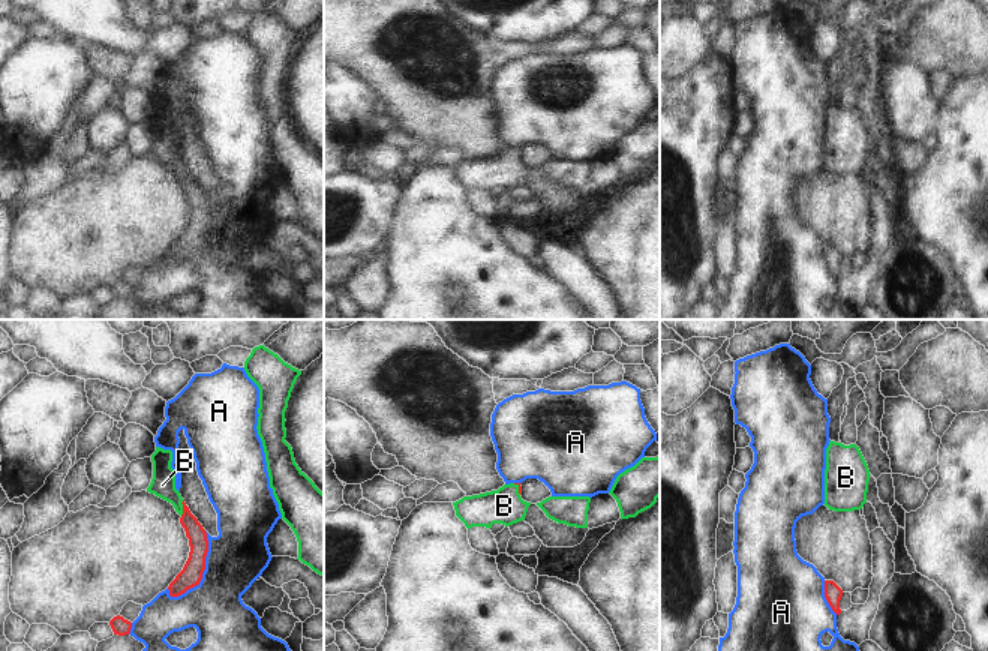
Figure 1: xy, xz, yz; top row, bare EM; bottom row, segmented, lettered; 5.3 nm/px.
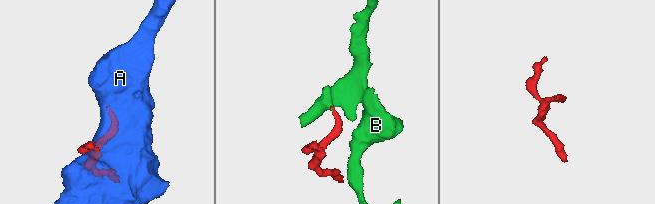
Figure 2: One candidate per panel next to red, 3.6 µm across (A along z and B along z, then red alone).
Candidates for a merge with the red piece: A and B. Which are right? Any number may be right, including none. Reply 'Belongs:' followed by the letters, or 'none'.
Belongs: B

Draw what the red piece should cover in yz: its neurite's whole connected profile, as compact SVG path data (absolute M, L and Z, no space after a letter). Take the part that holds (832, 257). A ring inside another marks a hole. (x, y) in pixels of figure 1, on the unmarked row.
M825 244L825 261L832 274L840 279L840 264L843 261L843 254L834 244Z

